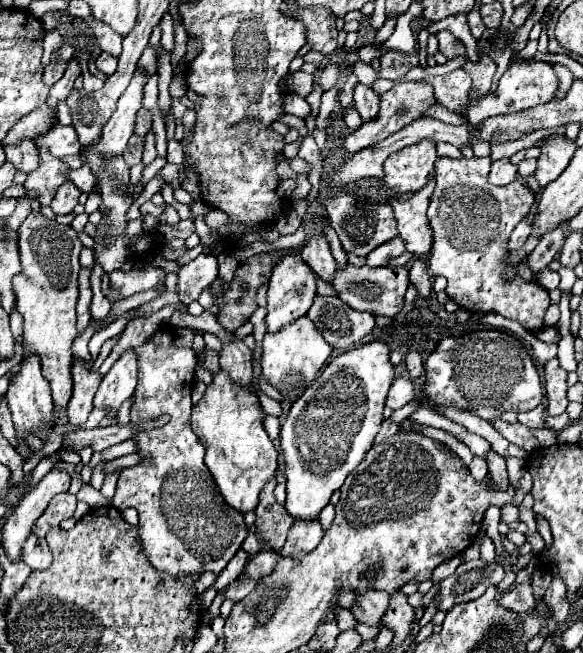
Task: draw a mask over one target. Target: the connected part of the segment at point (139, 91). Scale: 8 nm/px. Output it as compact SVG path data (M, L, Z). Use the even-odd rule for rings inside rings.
M136 67L134 77L120 97L120 103L110 117L110 121L104 125L102 139L92 151L100 151L106 155L122 155L122 151L128 145L130 135L134 133L136 125L136 113L142 107L142 97L144 97L144 85L146 85L146 71L142 67Z

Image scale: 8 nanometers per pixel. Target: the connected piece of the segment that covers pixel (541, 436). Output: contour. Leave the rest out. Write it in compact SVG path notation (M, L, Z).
M548 427L534 430L532 434L534 435L534 437L536 437L536 439L538 439L542 448L558 444L558 441L556 439L556 432L552 431Z

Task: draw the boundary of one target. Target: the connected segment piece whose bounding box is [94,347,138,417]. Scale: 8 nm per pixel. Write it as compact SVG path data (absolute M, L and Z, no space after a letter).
M124 349L112 369L102 377L94 397L94 407L108 407L108 417L116 417L118 407L132 397L138 383L138 355L134 349Z

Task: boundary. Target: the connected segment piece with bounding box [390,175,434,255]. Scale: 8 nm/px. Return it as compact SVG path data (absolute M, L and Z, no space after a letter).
M434 175L432 183L428 183L428 187L412 195L408 201L396 201L396 199L390 201L398 221L400 239L404 241L406 251L414 255L428 255L428 251L432 249L432 229L426 217L432 191L434 191Z

